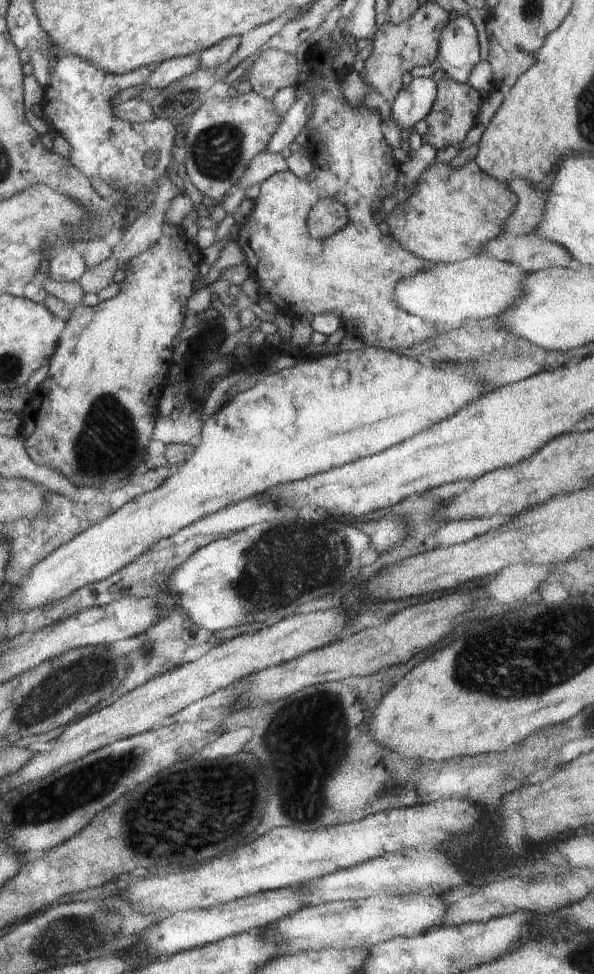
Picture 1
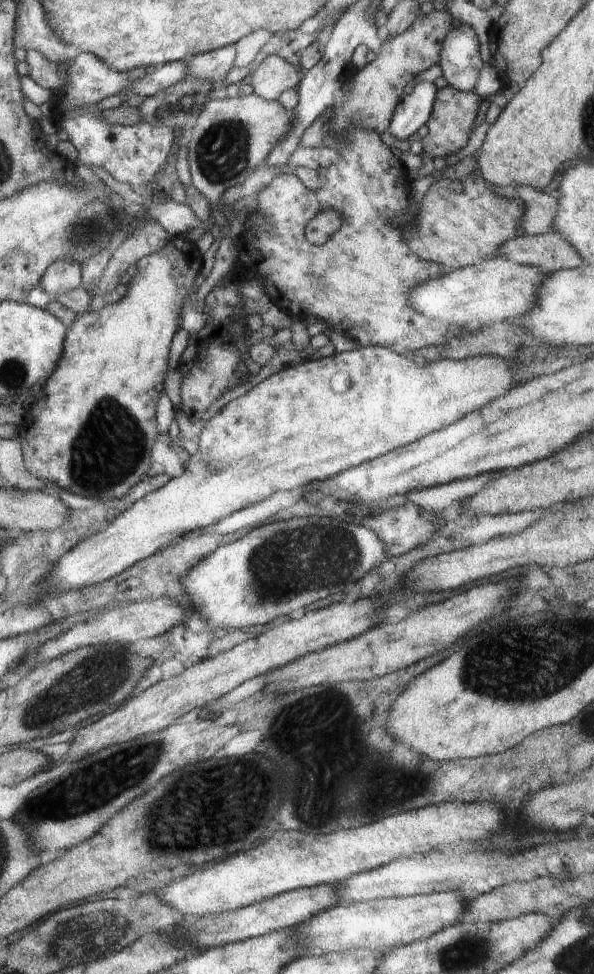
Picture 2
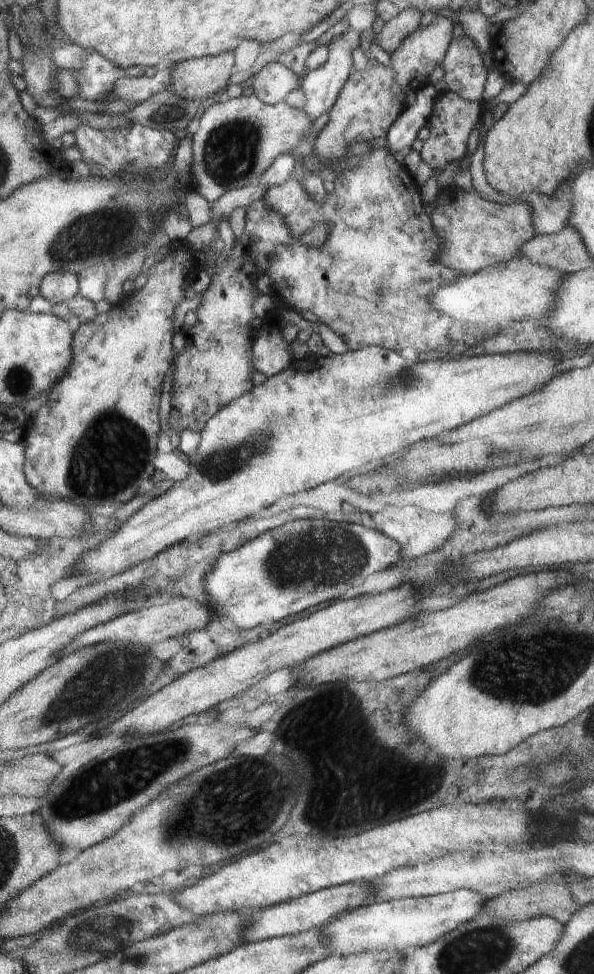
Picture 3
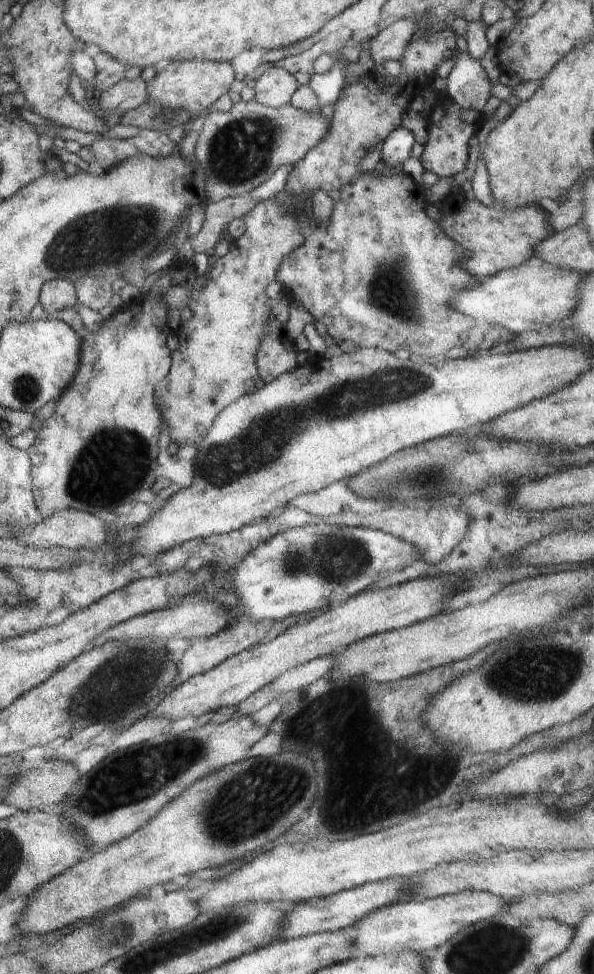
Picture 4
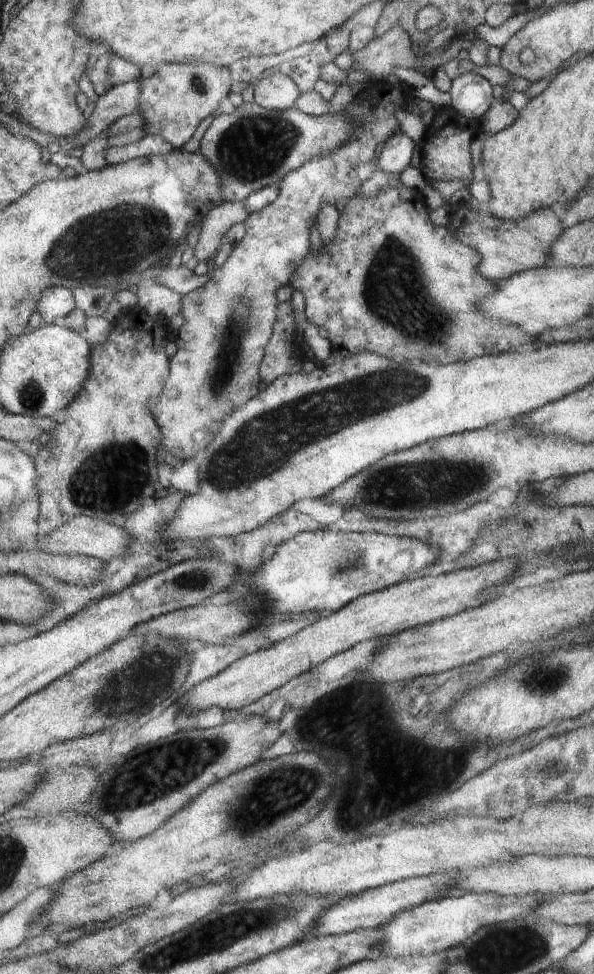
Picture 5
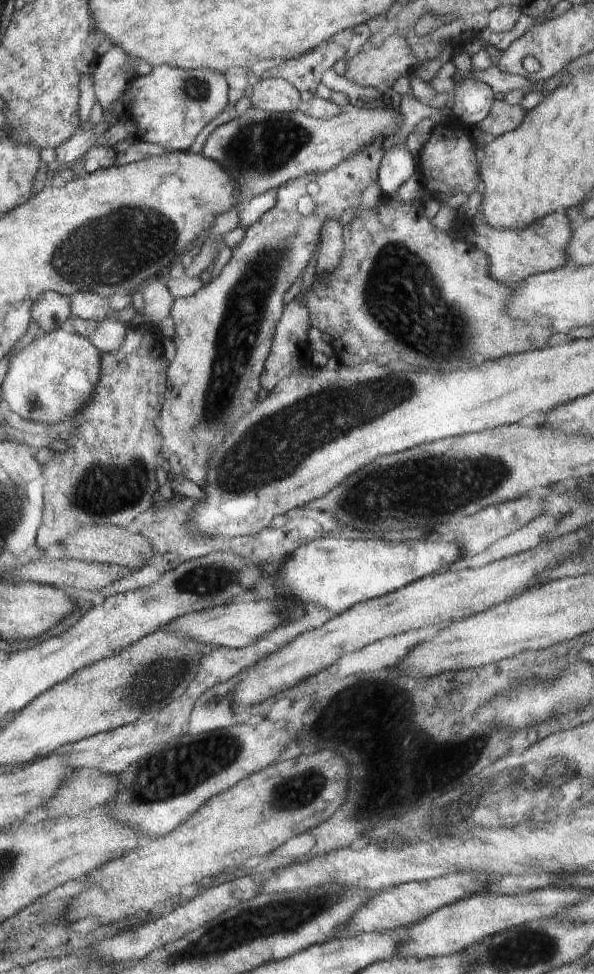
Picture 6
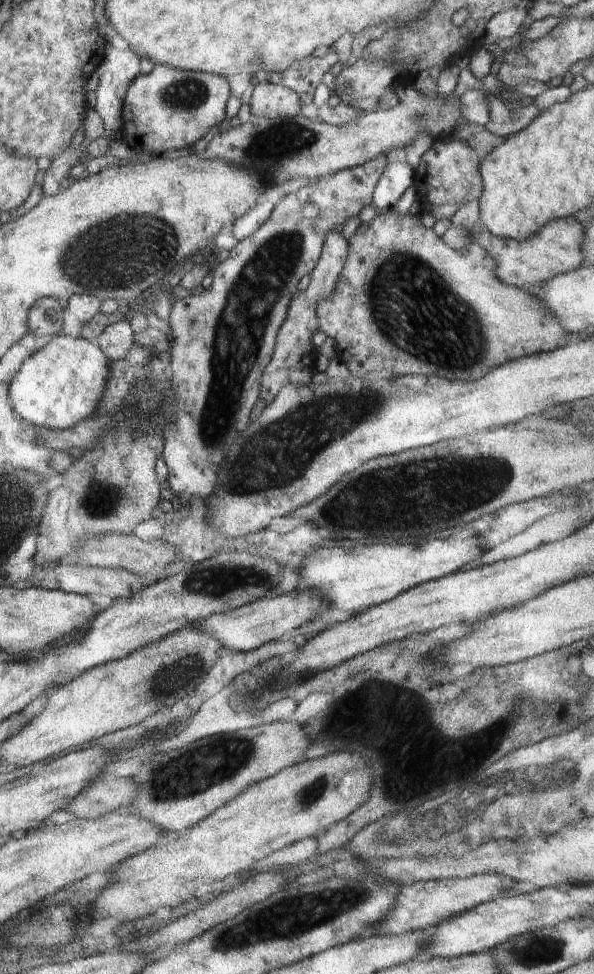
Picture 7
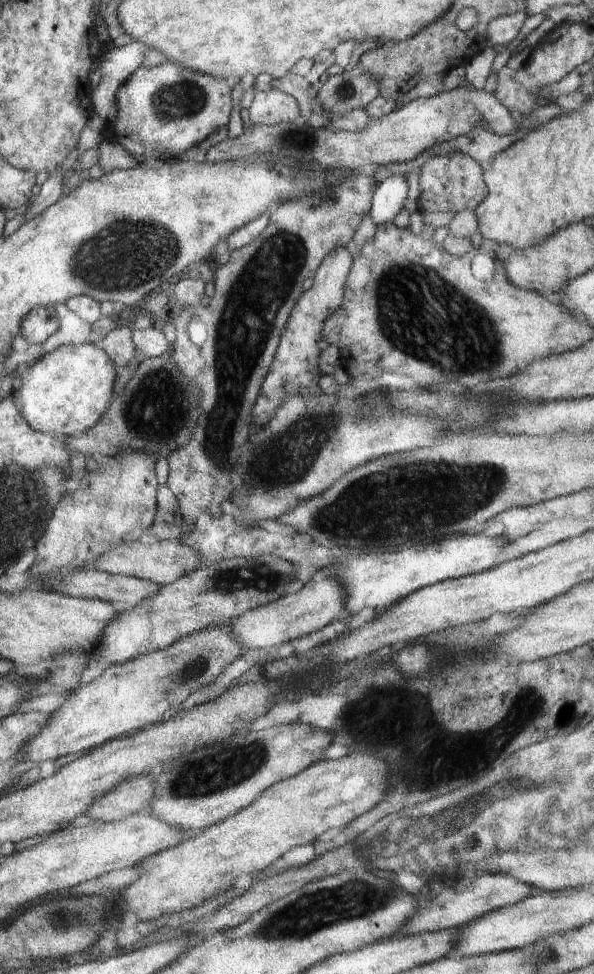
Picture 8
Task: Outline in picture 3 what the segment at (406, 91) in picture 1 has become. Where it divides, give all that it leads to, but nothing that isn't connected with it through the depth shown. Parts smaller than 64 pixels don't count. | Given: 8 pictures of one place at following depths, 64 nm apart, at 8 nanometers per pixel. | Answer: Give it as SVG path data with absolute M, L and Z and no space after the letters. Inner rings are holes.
M431 83L421 87L416 94L414 104L406 105L404 111L392 123L385 137L387 140L386 148L388 152L394 153L393 156L399 159L400 152L404 148L412 146L412 142L418 136L418 131L429 120L437 94Z

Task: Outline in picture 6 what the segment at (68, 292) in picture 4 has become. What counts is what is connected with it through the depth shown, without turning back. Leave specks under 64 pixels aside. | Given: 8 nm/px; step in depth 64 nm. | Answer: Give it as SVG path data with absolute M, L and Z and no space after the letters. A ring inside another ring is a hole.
M46 291L33 304L32 317L41 333L63 328L70 316L72 316L70 297L52 291Z

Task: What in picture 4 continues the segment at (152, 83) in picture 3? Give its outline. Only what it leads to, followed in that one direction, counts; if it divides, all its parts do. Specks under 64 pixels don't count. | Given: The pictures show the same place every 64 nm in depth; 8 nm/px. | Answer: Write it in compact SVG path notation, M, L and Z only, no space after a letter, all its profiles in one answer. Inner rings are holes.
M141 77L121 80L93 98L89 112L97 116L101 123L106 122L104 114L108 110L118 110L120 114L136 110L148 100L148 91L147 82Z

